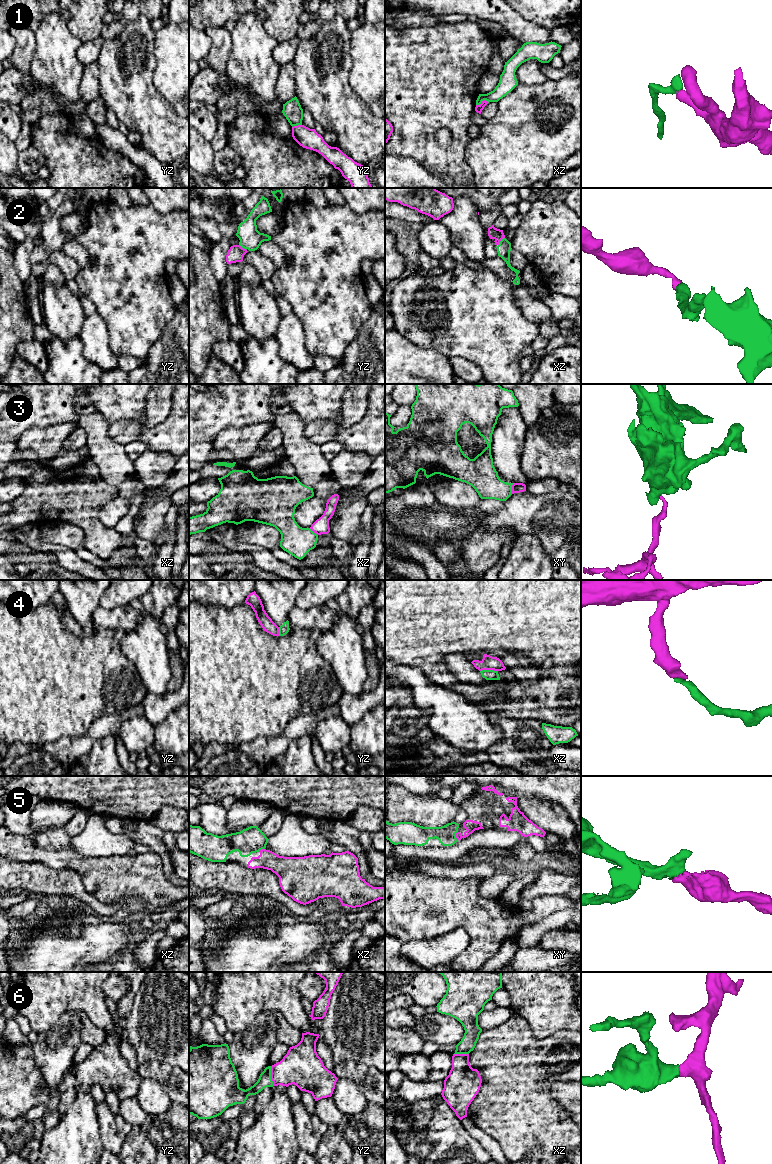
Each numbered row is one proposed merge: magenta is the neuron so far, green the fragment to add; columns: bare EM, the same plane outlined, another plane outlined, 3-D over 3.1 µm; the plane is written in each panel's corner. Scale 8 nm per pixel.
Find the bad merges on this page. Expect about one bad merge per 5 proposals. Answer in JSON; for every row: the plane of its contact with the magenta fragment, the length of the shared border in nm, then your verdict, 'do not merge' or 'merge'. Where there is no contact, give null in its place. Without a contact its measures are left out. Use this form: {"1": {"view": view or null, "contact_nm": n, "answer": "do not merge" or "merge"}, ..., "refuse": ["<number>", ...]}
{"1": {"view": "xz", "contact_nm": 110, "answer": "do not merge"}, "2": {"view": "xz", "contact_nm": 90, "answer": "merge"}, "3": {"view": "xy", "contact_nm": 100, "answer": "do not merge"}, "4": {"view": "xz", "contact_nm": 140, "answer": "merge"}, "5": {"view": "xy", "contact_nm": 80, "answer": "merge"}, "6": {"view": "yz", "contact_nm": 160, "answer": "merge"}, "refuse": ["1", "3"]}

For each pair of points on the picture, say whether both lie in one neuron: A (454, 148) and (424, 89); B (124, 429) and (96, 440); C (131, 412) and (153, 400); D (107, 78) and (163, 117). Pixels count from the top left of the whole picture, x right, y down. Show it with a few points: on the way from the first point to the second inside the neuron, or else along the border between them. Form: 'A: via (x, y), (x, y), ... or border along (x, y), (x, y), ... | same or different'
A: via (457, 133), (457, 122), (439, 104) | same
B: border along (109, 425), (108, 434), (124, 446) | different
C: border along (146, 394), (146, 422), (149, 425), (155, 426) | different
D: via (121, 84), (149, 112) | same

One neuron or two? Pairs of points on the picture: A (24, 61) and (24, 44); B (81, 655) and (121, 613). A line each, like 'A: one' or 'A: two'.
A: one
B: two

